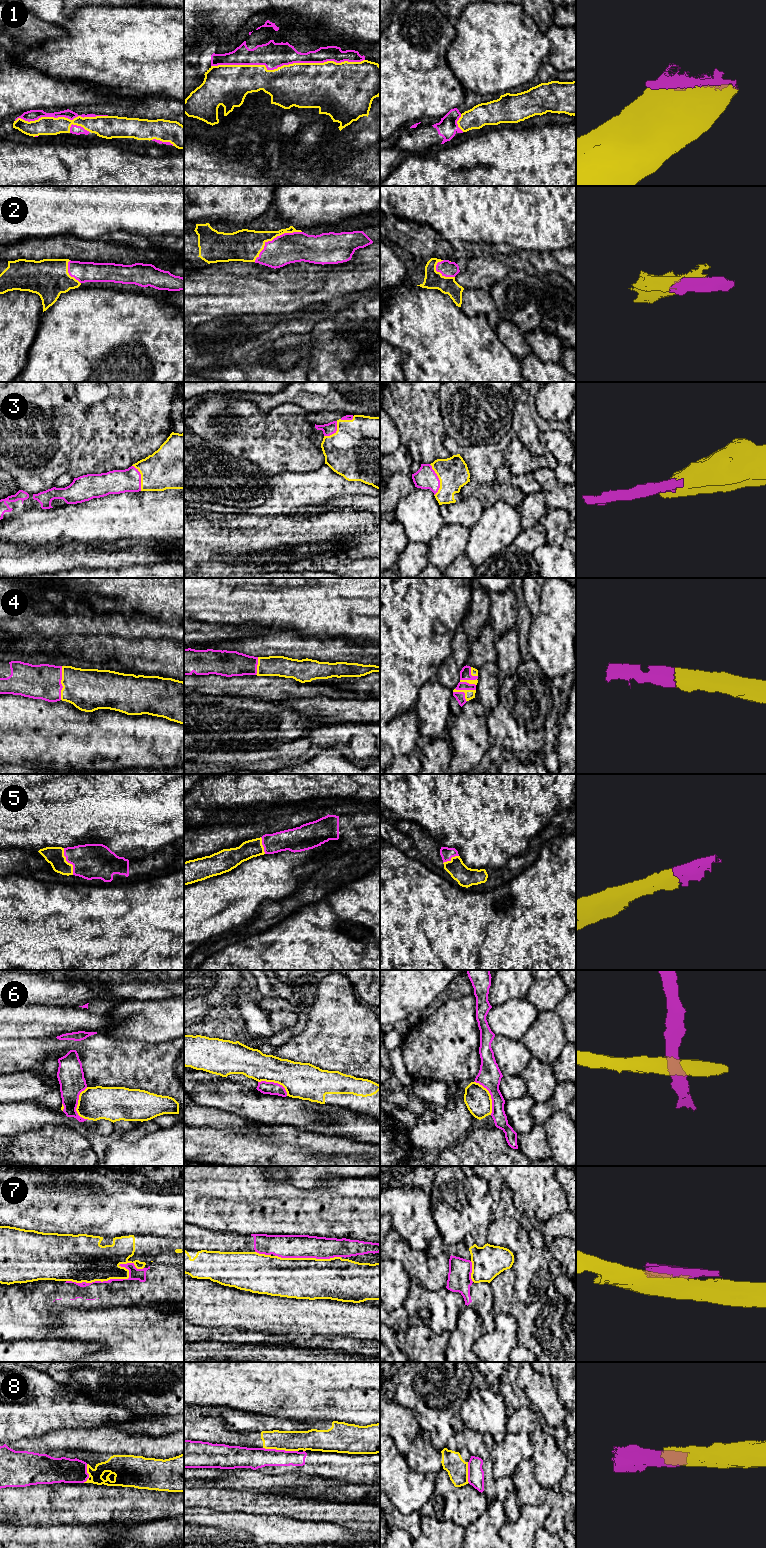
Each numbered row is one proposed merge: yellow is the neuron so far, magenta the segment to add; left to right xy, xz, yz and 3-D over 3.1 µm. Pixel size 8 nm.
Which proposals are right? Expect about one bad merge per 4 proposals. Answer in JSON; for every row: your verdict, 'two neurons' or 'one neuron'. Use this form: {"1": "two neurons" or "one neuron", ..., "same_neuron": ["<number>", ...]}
{"1": "one neuron", "2": "one neuron", "3": "one neuron", "4": "one neuron", "5": "one neuron", "6": "two neurons", "7": "two neurons", "8": "two neurons", "same_neuron": ["1", "2", "3", "4", "5"]}

